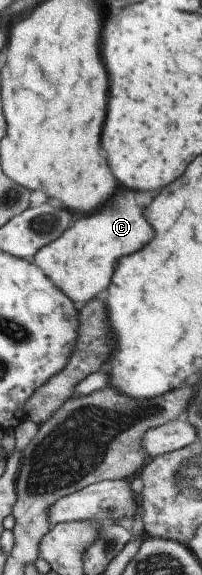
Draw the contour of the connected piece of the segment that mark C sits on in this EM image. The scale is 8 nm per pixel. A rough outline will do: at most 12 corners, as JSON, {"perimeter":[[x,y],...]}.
{"perimeter":[[126,189],[32,260],[76,303],[156,231]]}

